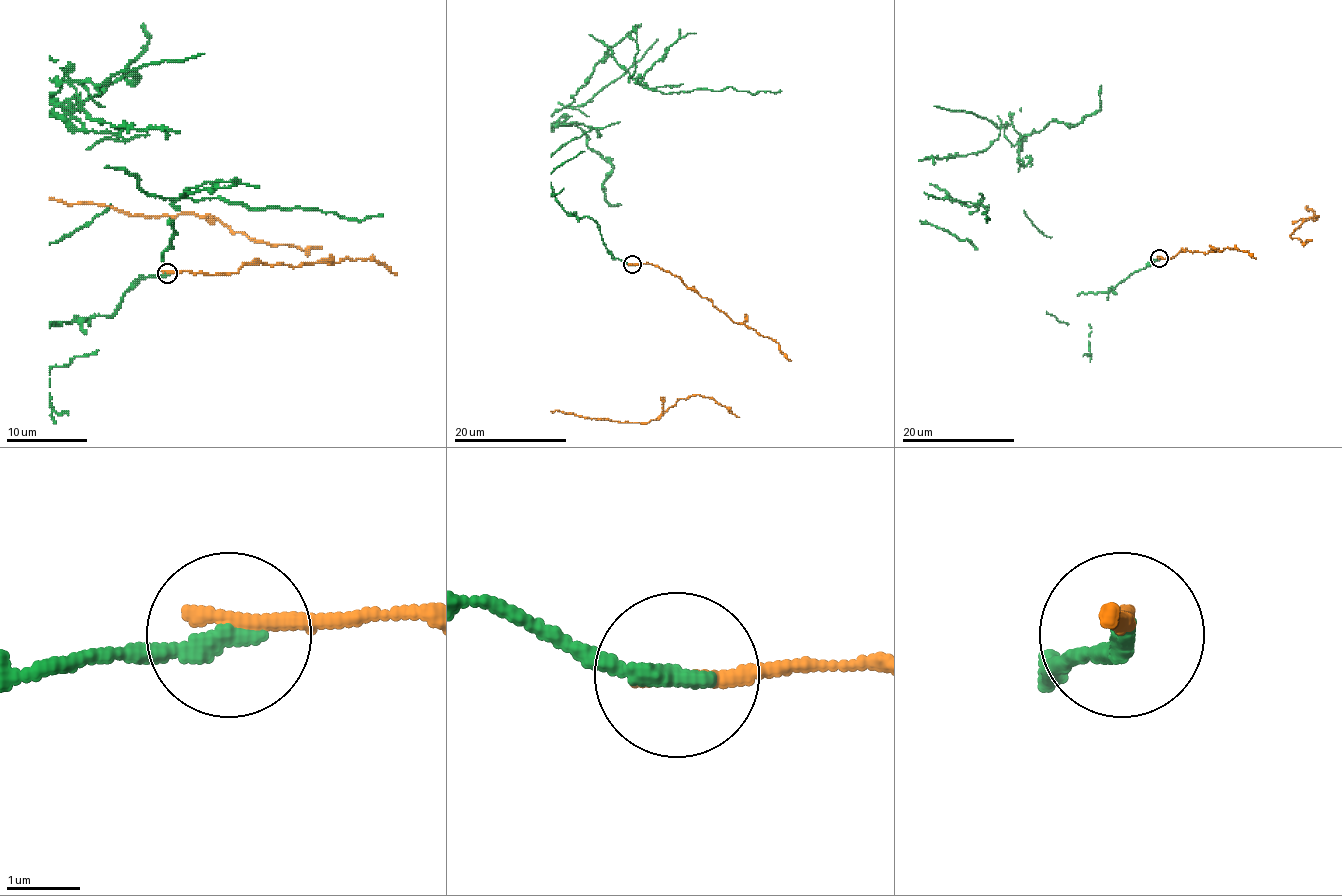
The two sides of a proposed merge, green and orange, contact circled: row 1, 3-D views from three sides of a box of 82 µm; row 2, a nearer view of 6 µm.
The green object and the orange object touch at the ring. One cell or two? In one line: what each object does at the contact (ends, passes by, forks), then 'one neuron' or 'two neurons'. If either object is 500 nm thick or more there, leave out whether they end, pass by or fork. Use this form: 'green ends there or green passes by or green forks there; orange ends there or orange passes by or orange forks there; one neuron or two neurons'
green ends there; orange ends there; two neurons

